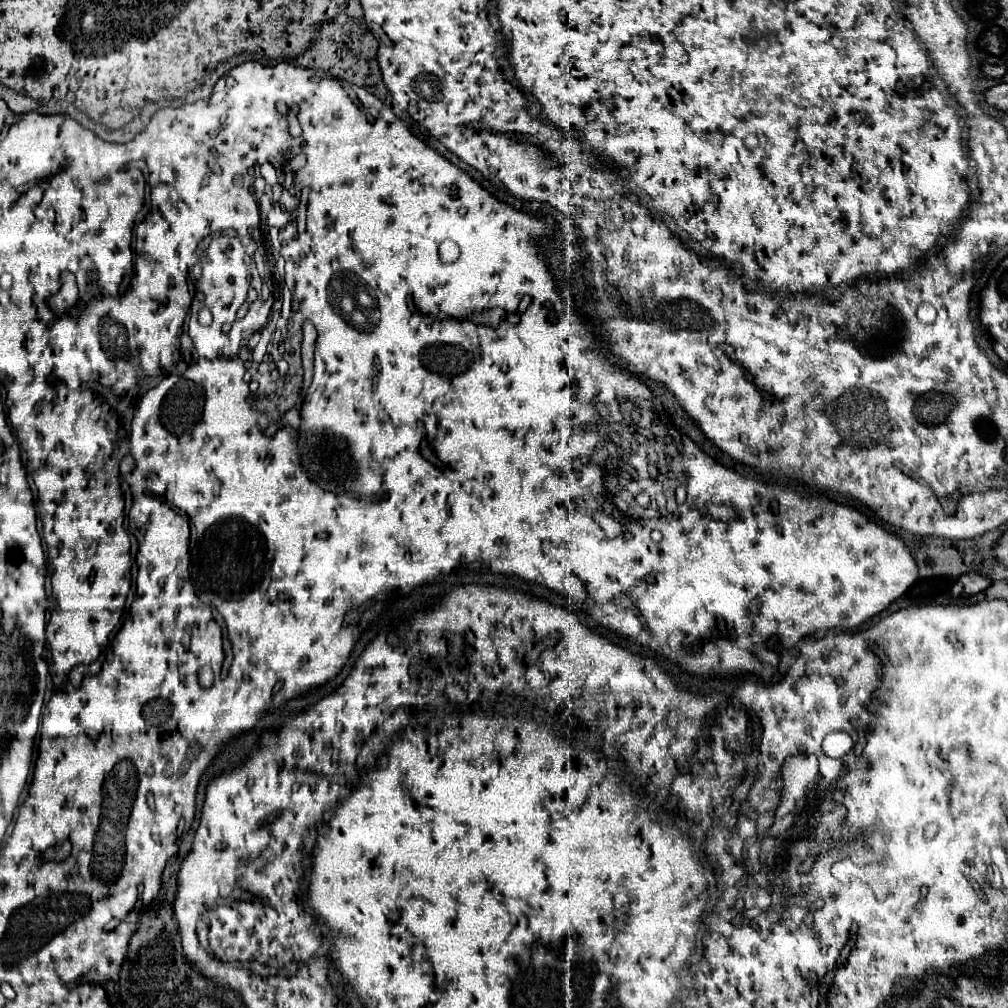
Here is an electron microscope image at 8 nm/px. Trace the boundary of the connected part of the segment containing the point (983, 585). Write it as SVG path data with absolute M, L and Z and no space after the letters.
M964 574L958 578L958 582L962 586L962 596L978 594L978 592L986 590L990 584L990 580L986 576L980 576L980 574Z

